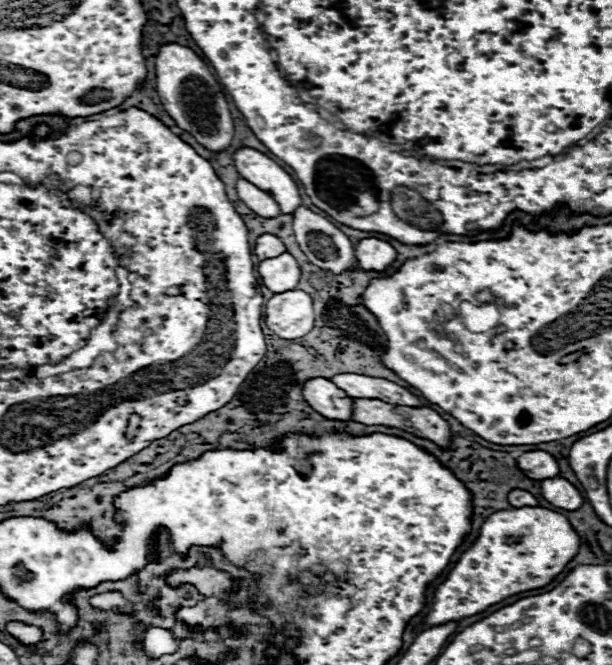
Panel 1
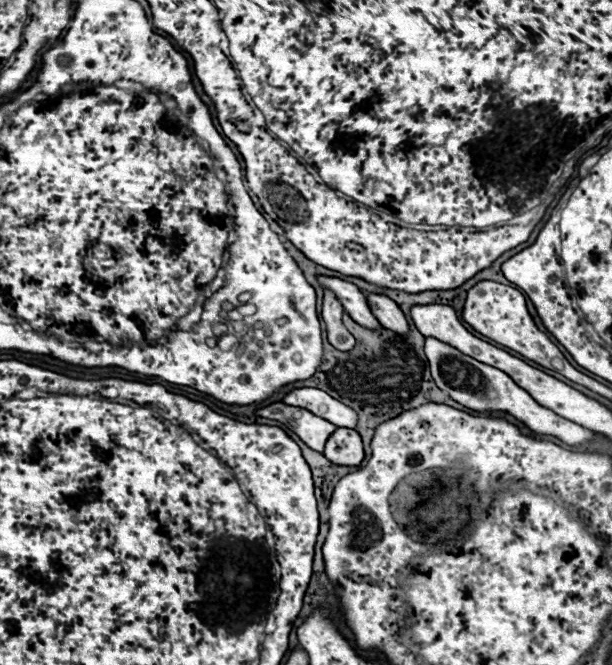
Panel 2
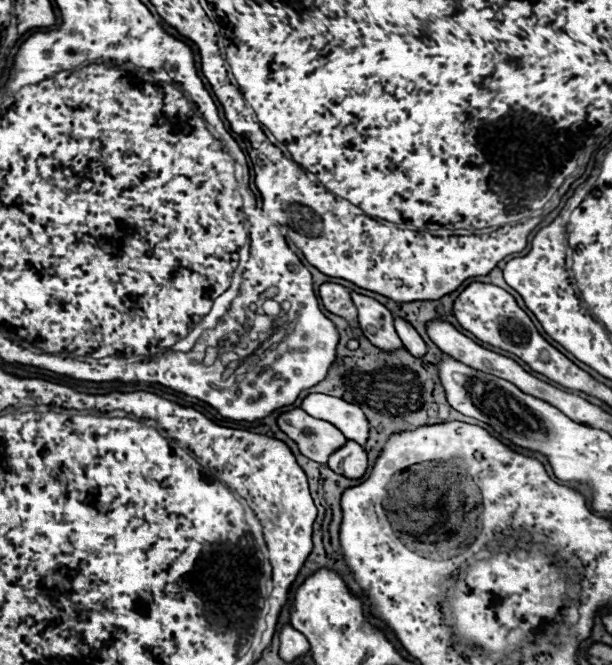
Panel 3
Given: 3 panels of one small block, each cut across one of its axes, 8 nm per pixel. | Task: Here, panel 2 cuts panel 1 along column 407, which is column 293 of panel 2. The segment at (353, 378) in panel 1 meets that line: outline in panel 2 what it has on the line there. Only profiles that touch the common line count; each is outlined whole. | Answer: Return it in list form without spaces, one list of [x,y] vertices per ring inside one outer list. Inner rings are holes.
[[[294,388],[282,398],[284,404],[288,406],[300,406],[310,410],[312,414],[340,426],[340,428],[356,428],[356,412],[352,408],[340,404],[326,392],[318,388]]]

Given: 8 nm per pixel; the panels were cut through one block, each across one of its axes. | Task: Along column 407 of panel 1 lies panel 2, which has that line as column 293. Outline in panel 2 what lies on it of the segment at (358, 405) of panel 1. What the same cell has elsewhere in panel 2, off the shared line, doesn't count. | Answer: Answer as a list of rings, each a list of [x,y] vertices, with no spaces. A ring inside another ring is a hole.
[[[272,402],[272,404],[256,410],[256,414],[286,424],[316,452],[324,450],[328,436],[336,430],[336,426],[332,422],[328,422],[320,416],[314,416],[312,412],[308,412],[304,408],[286,406],[282,402]]]

